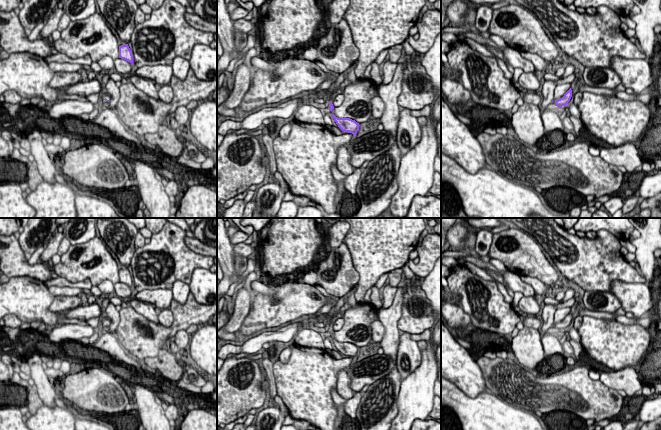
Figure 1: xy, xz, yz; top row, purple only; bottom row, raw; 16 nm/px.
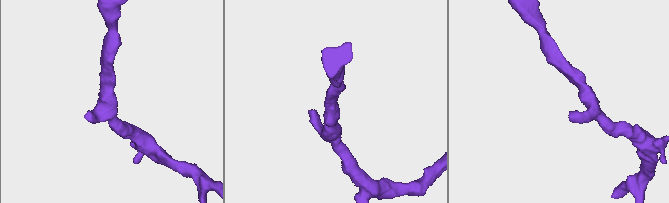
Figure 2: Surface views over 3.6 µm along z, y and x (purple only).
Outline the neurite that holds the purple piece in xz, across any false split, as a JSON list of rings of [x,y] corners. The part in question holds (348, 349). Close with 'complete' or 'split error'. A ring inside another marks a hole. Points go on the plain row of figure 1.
[[[331,338],[331,340],[342,355],[355,359],[359,354],[360,349],[355,344],[350,342],[338,342],[334,338]]] | complete

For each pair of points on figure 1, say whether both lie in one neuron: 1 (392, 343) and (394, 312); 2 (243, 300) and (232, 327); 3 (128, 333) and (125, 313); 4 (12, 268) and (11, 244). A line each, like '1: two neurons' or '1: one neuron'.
1: one neuron
2: one neuron
3: one neuron
4: one neuron

